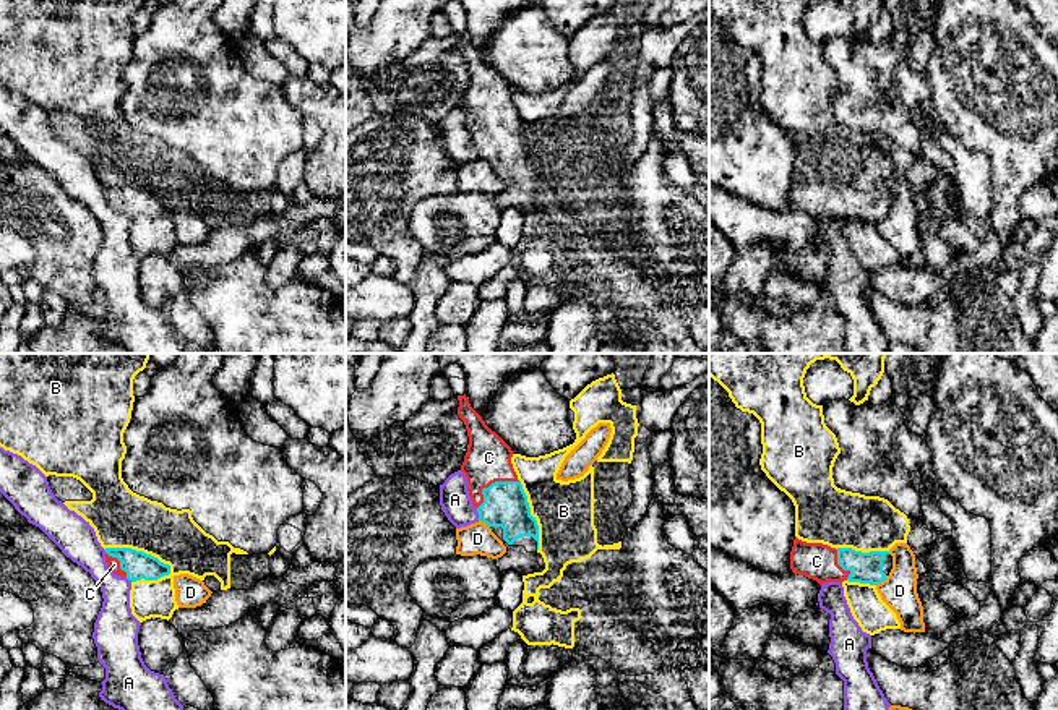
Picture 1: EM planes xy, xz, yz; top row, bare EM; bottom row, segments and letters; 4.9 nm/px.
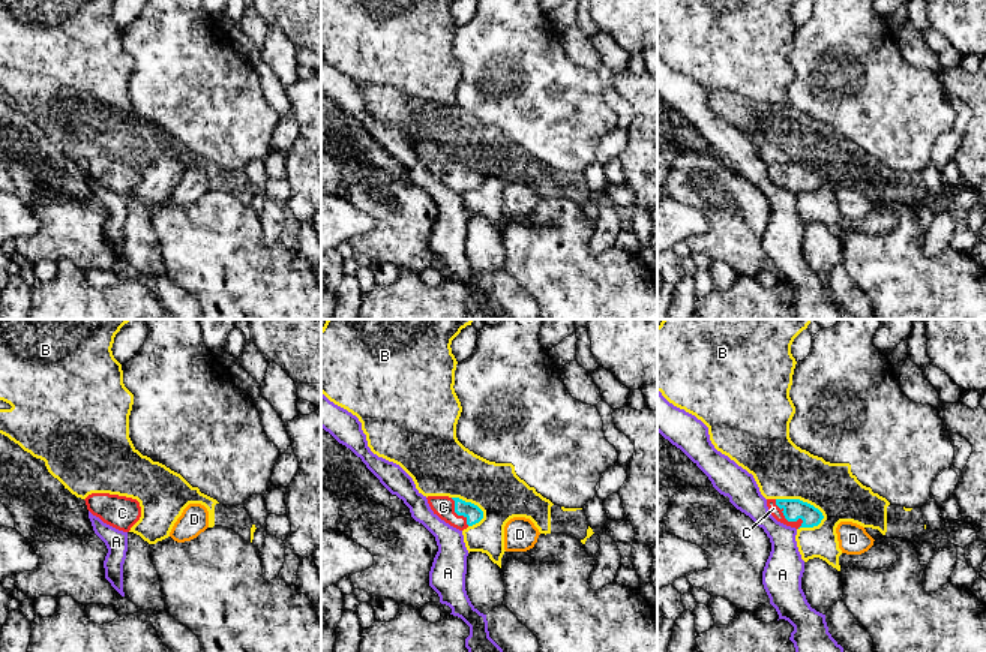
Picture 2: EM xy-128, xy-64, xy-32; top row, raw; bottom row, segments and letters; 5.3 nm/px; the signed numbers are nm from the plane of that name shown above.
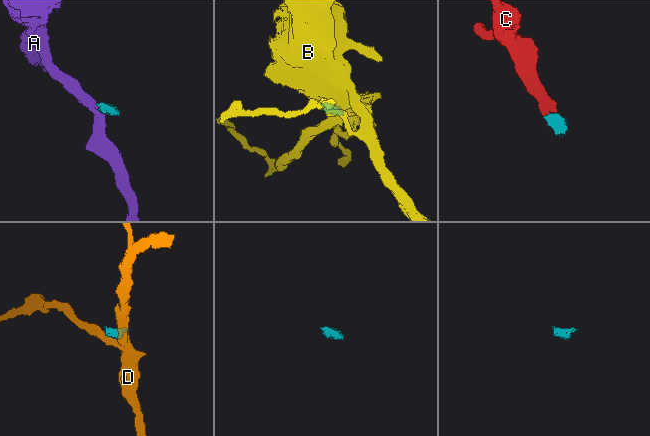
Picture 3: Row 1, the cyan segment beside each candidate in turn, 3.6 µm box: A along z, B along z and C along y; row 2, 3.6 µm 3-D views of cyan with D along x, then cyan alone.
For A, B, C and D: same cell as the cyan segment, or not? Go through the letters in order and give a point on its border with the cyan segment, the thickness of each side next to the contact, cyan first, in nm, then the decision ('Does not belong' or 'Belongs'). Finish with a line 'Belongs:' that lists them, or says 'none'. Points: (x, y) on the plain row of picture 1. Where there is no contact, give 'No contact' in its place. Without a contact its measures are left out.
A: Touches cyan at xz (479, 151). Thickness 220 nm (cyan) against 150 nm. Does not belong
B: Touches cyan at xy (140, 188). Thickness 140 nm (cyan) against 280 nm. Does not belong
C: Touches cyan at xz (492, 120). Thickness 220 nm (cyan) against 220 nm. Belongs
D: Touches cyan at yz (881, 218). Thickness 160 nm (cyan) against 180 nm. Does not belong
Belongs: C

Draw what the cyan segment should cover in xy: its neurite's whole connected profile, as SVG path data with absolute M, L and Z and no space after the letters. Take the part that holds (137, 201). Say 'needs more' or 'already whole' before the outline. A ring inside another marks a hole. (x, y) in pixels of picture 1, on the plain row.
needs more; M105 185L105 199L109 206L131 219L157 217L170 211L170 203L157 195L131 185Z

